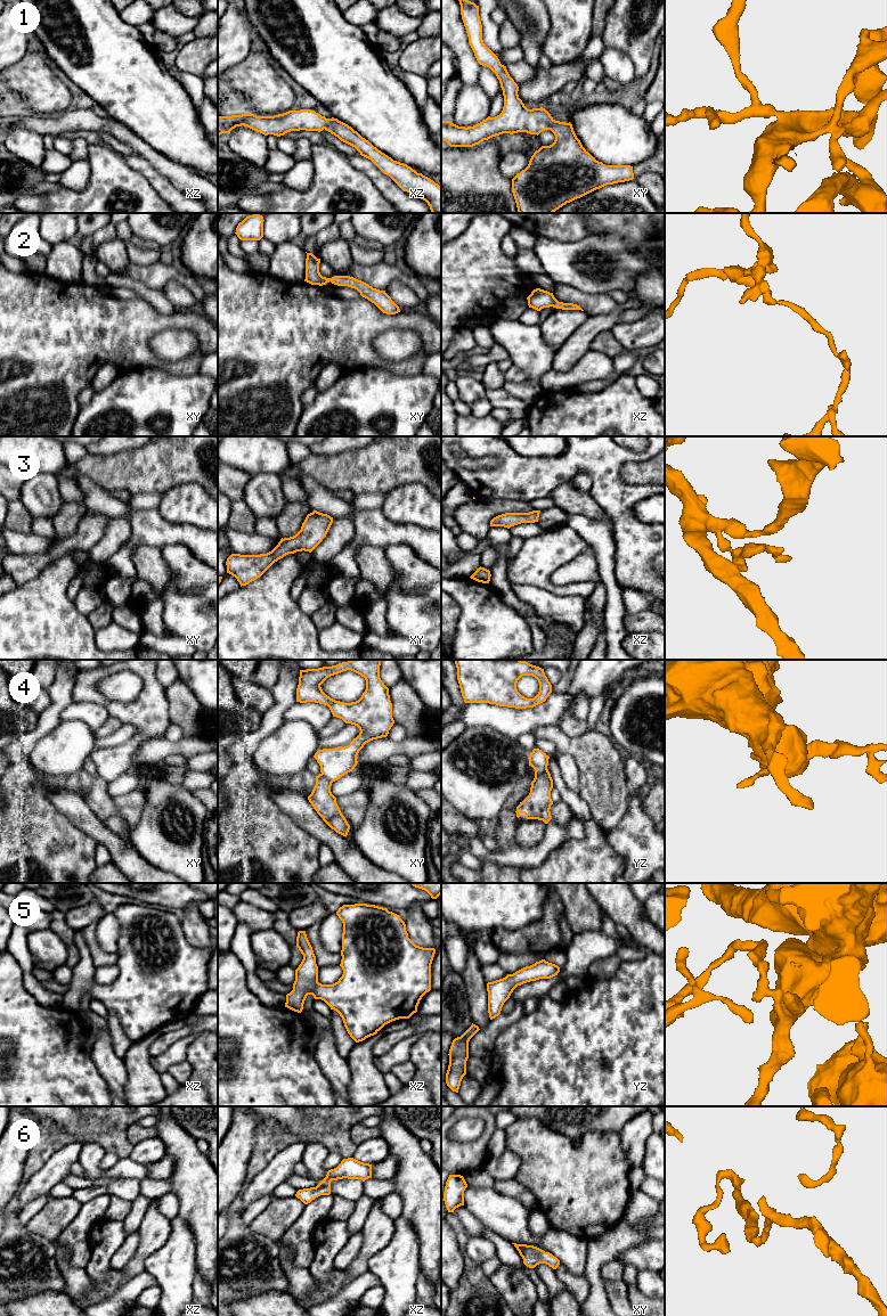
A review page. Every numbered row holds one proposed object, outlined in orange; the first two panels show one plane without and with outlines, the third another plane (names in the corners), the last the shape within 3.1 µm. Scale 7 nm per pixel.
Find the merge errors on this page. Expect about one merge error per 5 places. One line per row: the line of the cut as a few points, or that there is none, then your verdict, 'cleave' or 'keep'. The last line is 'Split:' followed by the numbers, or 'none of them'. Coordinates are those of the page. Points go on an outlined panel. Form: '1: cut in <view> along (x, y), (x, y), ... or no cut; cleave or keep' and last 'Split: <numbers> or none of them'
1: no cut; keep
2: no cut; keep
3: no cut; keep
4: cut in yz along (546, 768), (535, 778); cleave
5: no cut; keep
6: no cut; keep
Split: 4

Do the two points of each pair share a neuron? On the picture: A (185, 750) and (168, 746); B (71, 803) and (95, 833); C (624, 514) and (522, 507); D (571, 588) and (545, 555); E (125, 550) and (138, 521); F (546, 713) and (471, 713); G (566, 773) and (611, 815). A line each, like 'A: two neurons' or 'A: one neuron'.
A: one neuron
B: one neuron
C: two neurons
D: one neuron
E: one neuron
F: one neuron
G: two neurons

